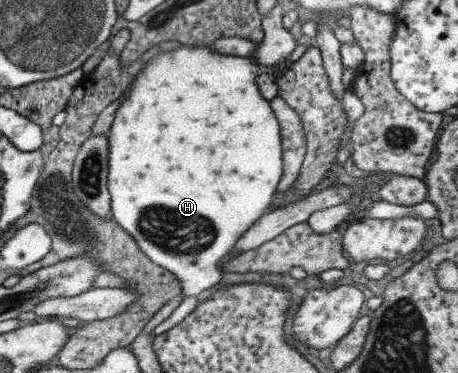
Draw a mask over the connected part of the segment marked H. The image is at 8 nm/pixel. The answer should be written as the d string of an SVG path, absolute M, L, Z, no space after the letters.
M182 44L179 48L158 54L145 65L145 68L130 85L132 87L132 89L128 89L130 95L128 95L128 91L125 93L125 98L116 111L114 123L108 133L110 148L110 177L108 179L110 179L110 193L112 193L111 213L114 213L112 216L114 219L118 219L118 223L122 223L122 227L126 227L126 231L130 231L130 235L134 235L134 239L138 239L138 245L142 251L146 251L145 254L154 263L177 275L184 286L184 298L198 295L198 293L206 291L208 287L229 281L228 278L222 276L221 269L218 268L218 261L224 255L228 255L228 252L232 251L249 229L270 212L273 199L279 191L280 179L285 173L283 137L280 133L281 123L270 100L262 97L261 86L257 80L260 74L276 75L276 71L276 66L260 64L250 57L224 55L213 50L210 46Z

